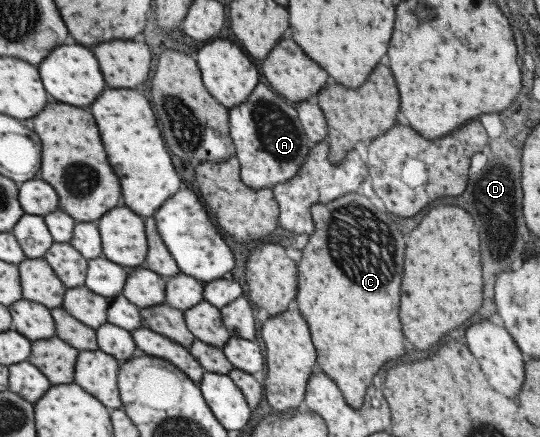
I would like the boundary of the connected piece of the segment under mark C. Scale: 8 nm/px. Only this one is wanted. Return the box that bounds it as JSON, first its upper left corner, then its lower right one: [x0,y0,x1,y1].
[296,191,403,409]

